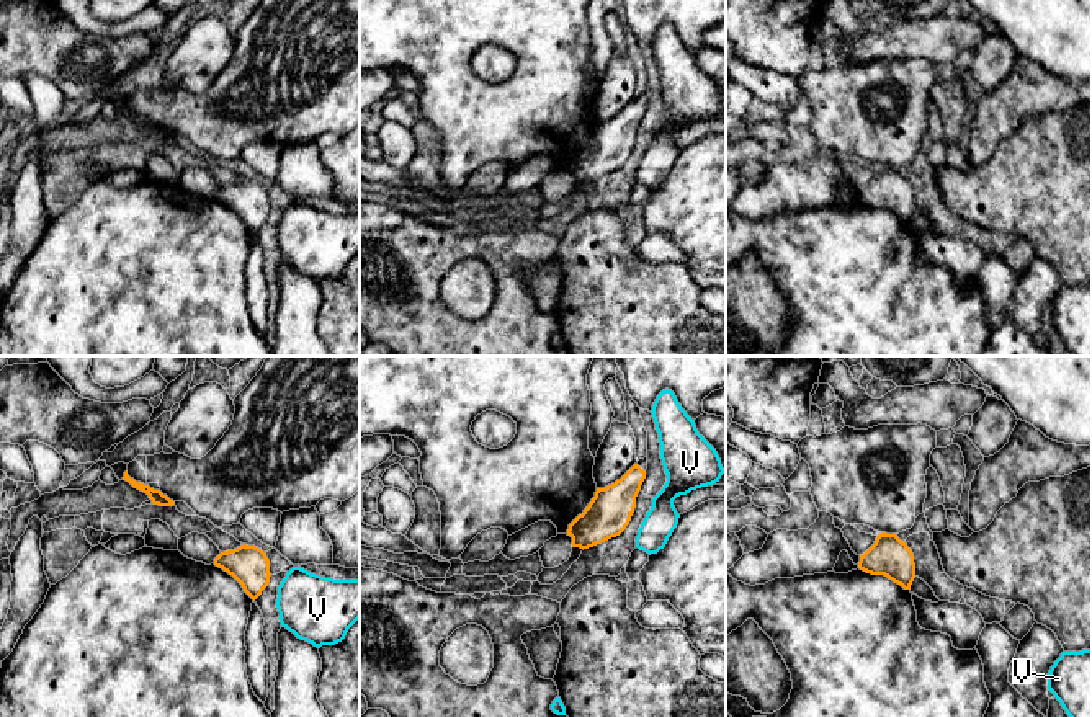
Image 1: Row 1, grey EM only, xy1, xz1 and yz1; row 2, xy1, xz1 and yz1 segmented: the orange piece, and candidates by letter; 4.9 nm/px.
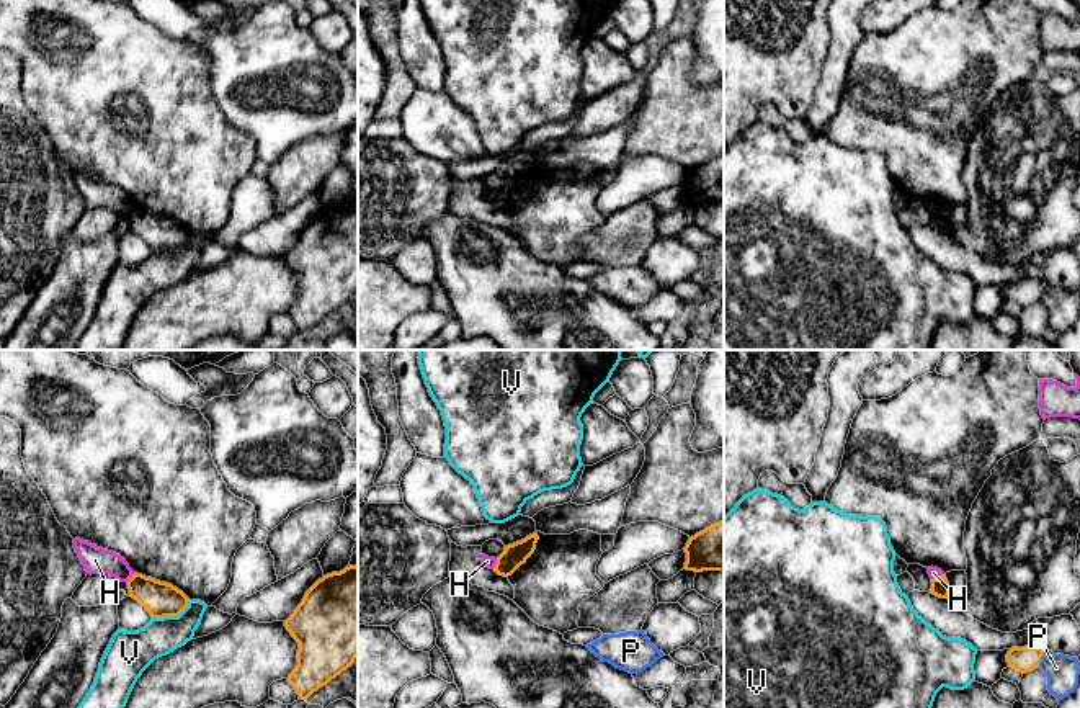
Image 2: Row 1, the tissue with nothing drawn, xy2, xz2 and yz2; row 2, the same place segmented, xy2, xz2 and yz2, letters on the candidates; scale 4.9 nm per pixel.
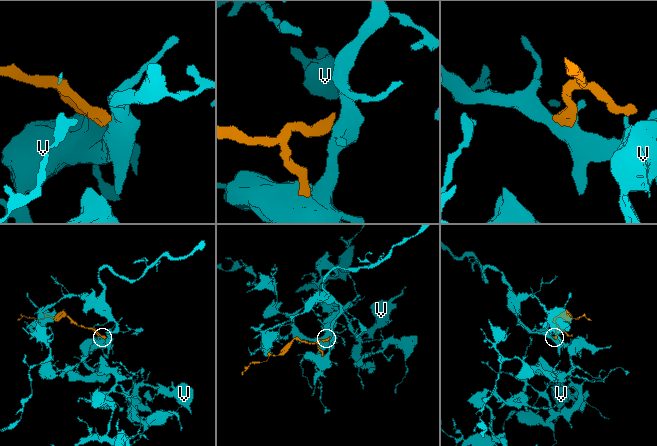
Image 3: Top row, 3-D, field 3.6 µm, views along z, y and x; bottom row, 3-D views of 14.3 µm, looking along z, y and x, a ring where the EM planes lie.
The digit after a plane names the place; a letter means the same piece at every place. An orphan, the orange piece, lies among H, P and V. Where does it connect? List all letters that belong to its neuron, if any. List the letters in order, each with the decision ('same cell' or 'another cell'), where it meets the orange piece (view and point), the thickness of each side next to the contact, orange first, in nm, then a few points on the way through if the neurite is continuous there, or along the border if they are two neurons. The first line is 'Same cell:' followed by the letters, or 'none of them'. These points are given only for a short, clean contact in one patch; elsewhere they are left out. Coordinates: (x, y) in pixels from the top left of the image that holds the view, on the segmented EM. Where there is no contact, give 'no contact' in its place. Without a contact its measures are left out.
Same cell: none of them
H: another cell | xy2 (131, 578) | 170/130 nm | along xy2 (134, 573), (126, 581)
P: another cell | yz2 (1039, 661) | 130/160 nm | along yz2 (1043, 654), (1038, 666)
V: another cell | xy2 (172, 615) | 170/190 nm | along xy2 (190, 600), (177, 615), (152, 618)

